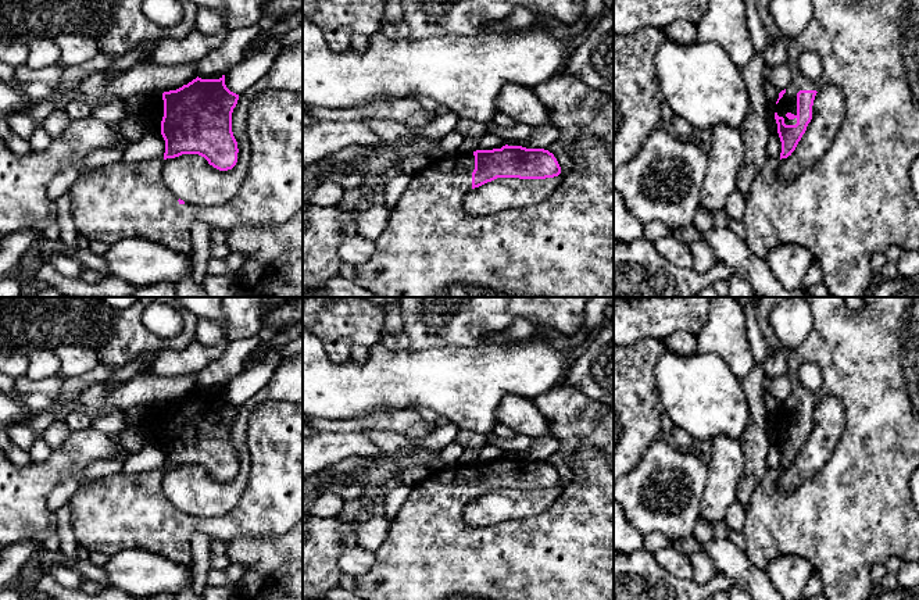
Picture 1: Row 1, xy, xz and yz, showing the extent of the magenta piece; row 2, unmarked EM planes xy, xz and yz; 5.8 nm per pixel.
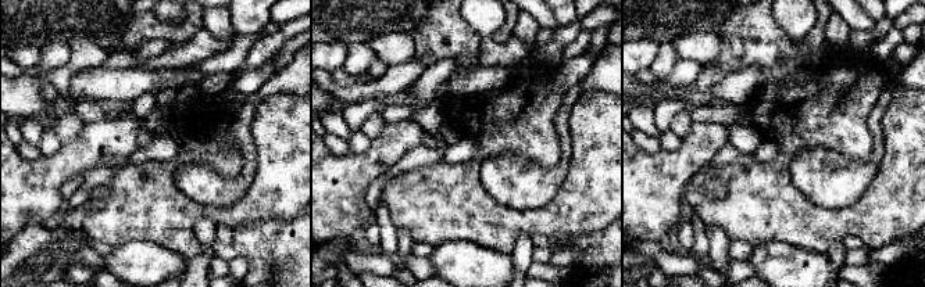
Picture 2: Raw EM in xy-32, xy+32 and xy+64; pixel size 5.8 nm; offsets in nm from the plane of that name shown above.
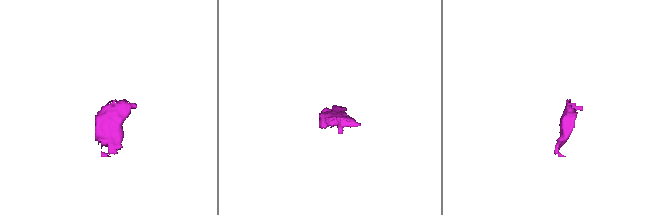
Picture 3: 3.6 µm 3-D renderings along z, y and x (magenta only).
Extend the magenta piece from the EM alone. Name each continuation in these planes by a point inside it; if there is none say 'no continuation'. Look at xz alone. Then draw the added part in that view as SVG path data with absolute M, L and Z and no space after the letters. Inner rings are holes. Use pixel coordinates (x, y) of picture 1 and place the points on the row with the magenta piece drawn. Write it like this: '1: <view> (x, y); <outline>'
1: xz (432, 246); M584 135L579 138L571 147L572 165L569 172L562 178L559 186L543 203L533 207L523 207L518 210L503 210L491 215L472 215L464 208L464 199L472 190L472 172L475 169L473 153L455 153L448 157L432 160L429 167L411 176L408 188L398 199L396 207L390 211L390 218L383 233L376 239L376 253L364 265L357 267L358 276L355 283L378 297L614 297L614 149L594 135Z

